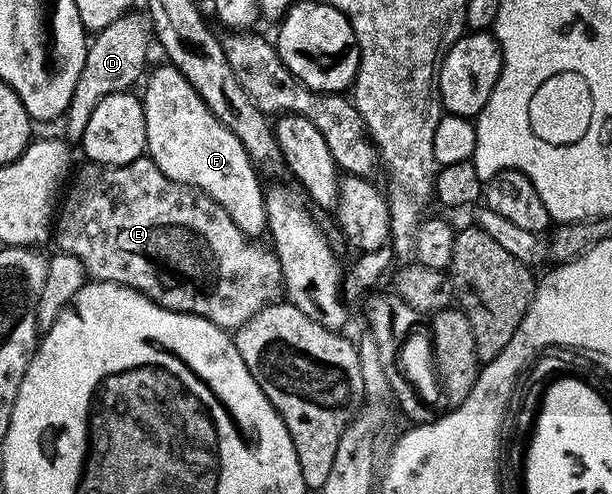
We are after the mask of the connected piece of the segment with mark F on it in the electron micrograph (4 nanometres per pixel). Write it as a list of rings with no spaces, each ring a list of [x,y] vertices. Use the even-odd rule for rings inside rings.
[[[163,64],[152,75],[147,75],[142,101],[146,116],[147,157],[152,159],[164,175],[180,186],[200,191],[212,198],[249,236],[260,236],[268,229],[268,213],[264,196],[265,187],[260,187],[261,175],[249,158],[242,140],[230,132],[206,108],[202,96],[194,92],[190,80],[170,64]]]

